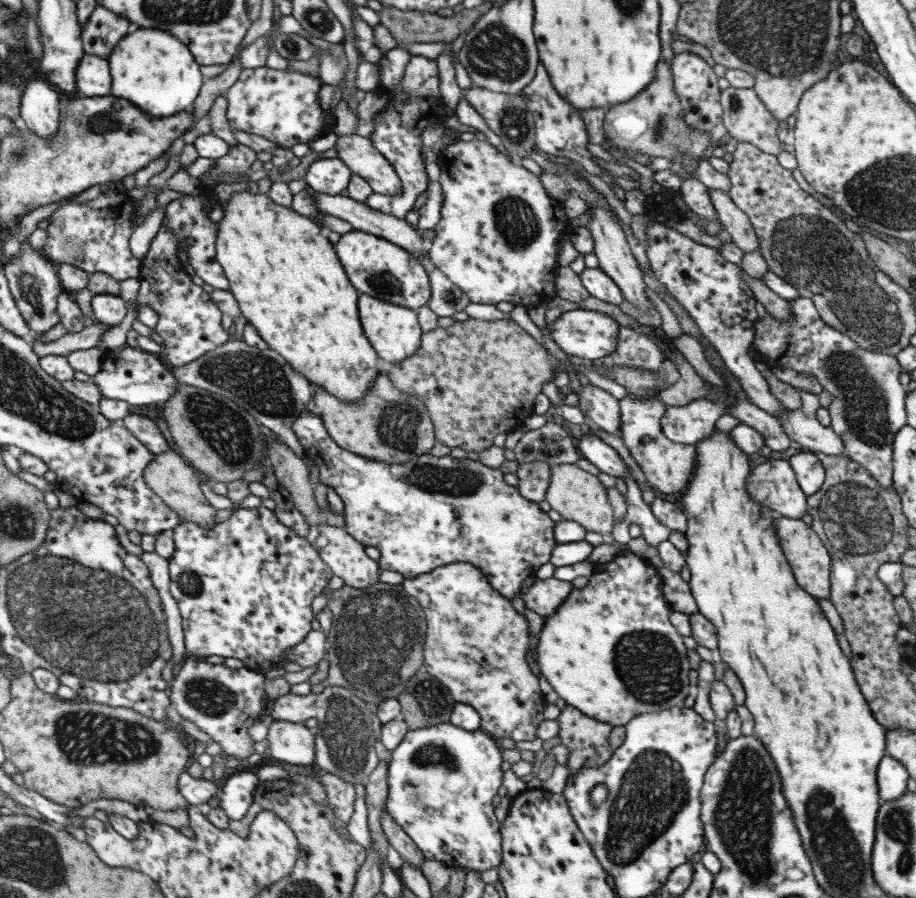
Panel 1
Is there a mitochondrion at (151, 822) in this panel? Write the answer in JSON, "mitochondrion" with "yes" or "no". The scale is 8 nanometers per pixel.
{"mitochondrion":"no"}

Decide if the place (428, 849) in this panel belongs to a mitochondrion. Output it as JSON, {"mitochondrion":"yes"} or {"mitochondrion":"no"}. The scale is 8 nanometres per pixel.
{"mitochondrion":"no"}

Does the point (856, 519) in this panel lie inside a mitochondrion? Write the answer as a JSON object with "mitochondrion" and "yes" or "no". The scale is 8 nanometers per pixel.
{"mitochondrion":"yes"}

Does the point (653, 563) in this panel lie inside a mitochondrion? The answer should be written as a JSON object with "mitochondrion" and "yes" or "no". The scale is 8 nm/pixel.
{"mitochondrion":"no"}

